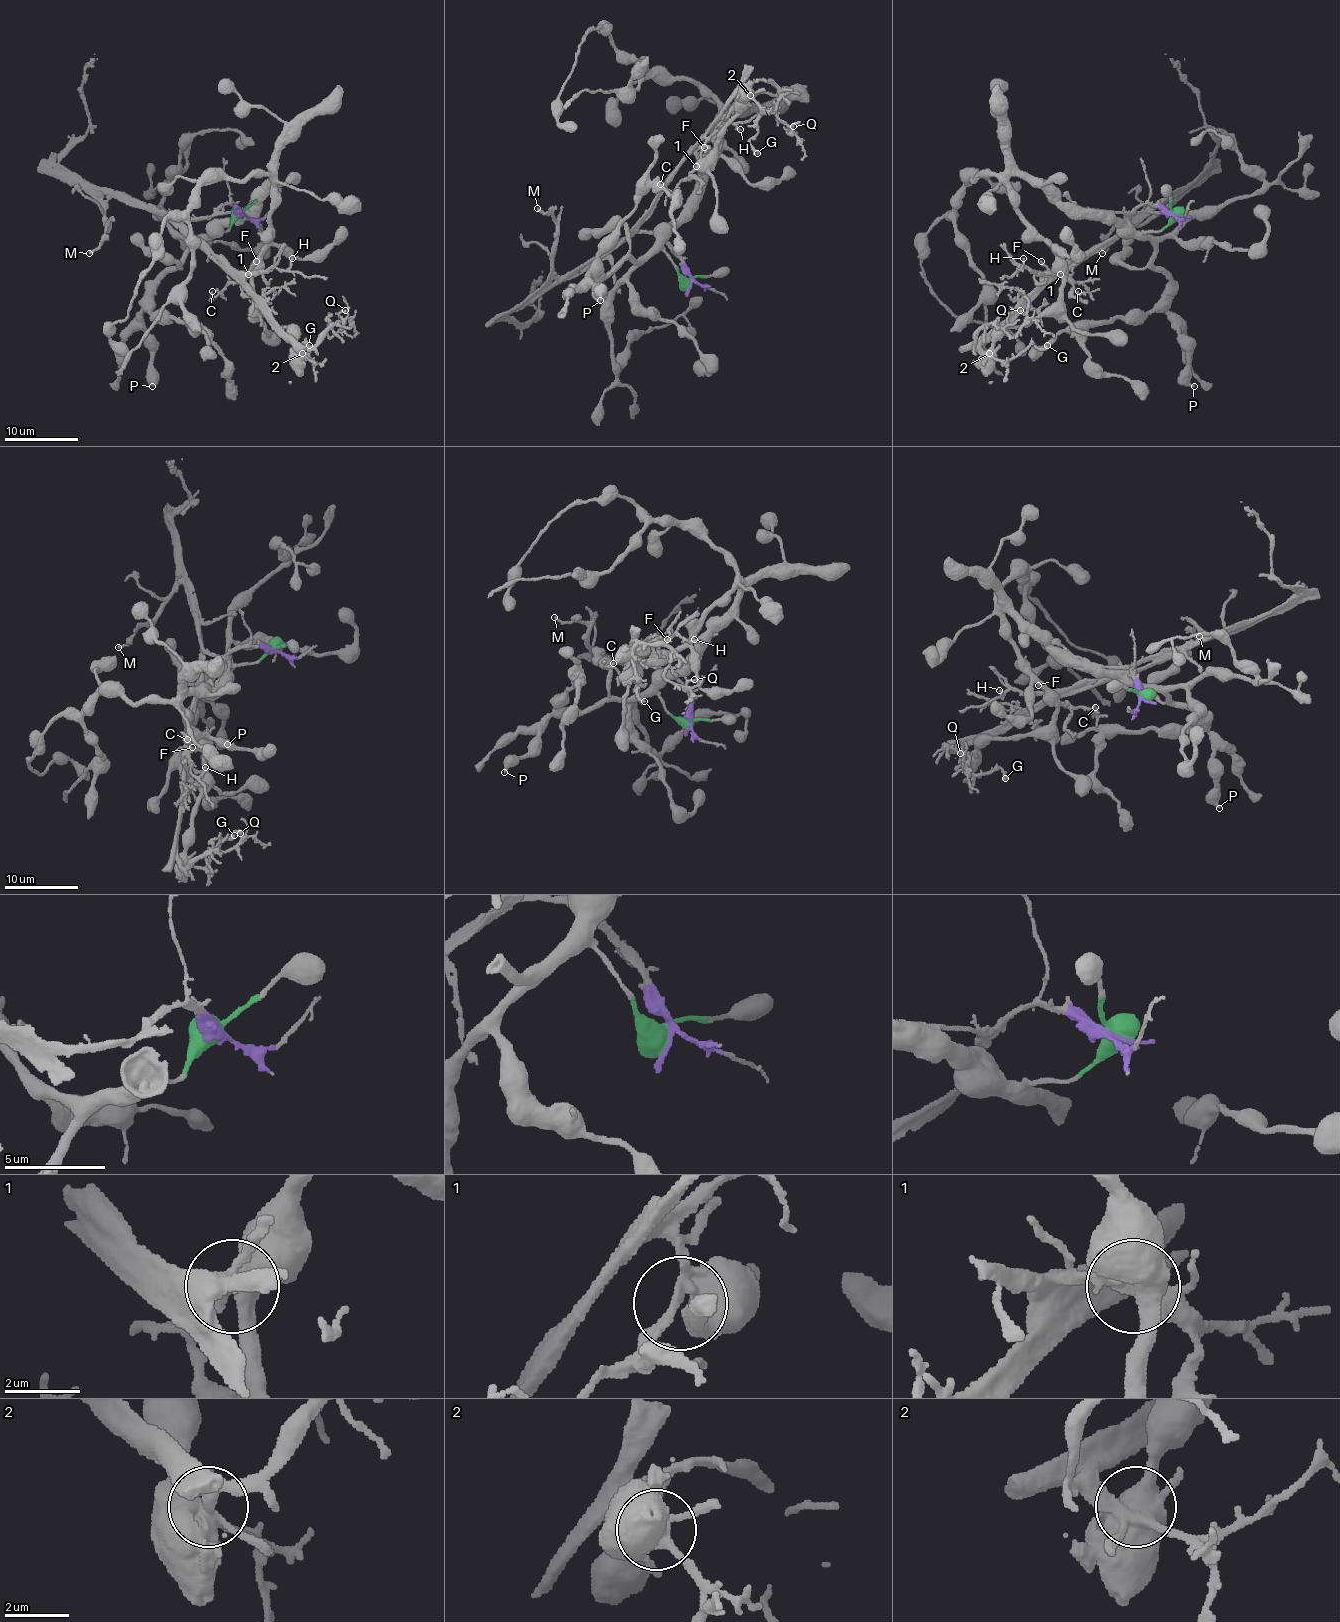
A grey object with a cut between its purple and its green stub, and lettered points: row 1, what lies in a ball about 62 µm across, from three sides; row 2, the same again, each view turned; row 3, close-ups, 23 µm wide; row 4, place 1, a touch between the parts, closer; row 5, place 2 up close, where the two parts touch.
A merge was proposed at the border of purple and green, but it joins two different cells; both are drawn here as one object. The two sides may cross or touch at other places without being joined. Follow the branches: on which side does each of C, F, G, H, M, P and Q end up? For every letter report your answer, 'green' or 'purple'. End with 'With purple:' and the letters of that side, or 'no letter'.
C: purple
F: purple
G: purple
H: purple
M: purple
P: green
Q: purple
With purple: C, F, G, H, M, Q

